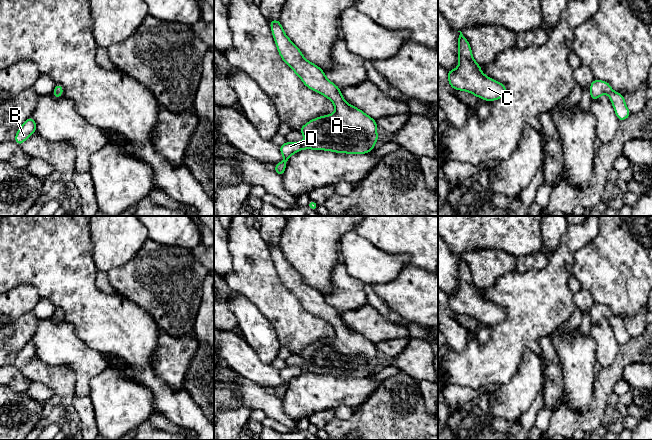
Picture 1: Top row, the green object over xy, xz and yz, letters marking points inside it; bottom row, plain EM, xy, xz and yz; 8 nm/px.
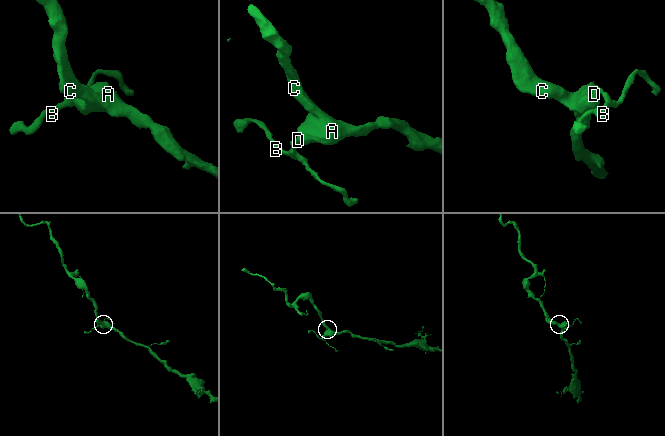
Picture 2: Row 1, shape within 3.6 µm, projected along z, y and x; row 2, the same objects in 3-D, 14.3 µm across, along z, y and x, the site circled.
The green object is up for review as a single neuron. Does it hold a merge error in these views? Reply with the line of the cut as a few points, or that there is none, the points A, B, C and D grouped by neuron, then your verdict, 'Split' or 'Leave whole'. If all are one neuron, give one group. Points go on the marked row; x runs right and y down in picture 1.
No split. Groups: A B C D. Leave whole

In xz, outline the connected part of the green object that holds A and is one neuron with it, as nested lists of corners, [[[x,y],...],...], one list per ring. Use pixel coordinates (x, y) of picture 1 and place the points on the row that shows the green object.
[[[270,20],[270,26],[283,61],[301,78],[305,86],[327,97],[335,106],[335,112],[332,115],[312,119],[298,129],[305,136],[303,142],[287,142],[280,145],[280,152],[285,160],[275,164],[274,171],[283,176],[286,163],[291,155],[302,149],[328,150],[350,154],[369,153],[373,150],[375,143],[378,141],[376,121],[344,100],[340,88],[326,78],[321,68],[306,60],[300,49],[286,36],[279,20]]]

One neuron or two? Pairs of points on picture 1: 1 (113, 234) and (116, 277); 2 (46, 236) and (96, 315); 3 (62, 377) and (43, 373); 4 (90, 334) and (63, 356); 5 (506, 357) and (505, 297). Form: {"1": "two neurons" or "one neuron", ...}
{"1": "two neurons", "2": "one neuron", "3": "one neuron", "4": "two neurons", "5": "one neuron"}

